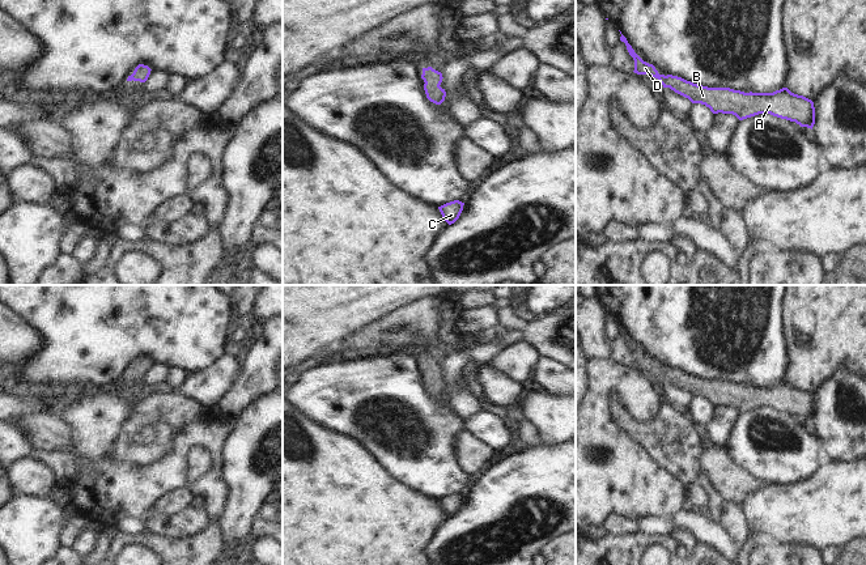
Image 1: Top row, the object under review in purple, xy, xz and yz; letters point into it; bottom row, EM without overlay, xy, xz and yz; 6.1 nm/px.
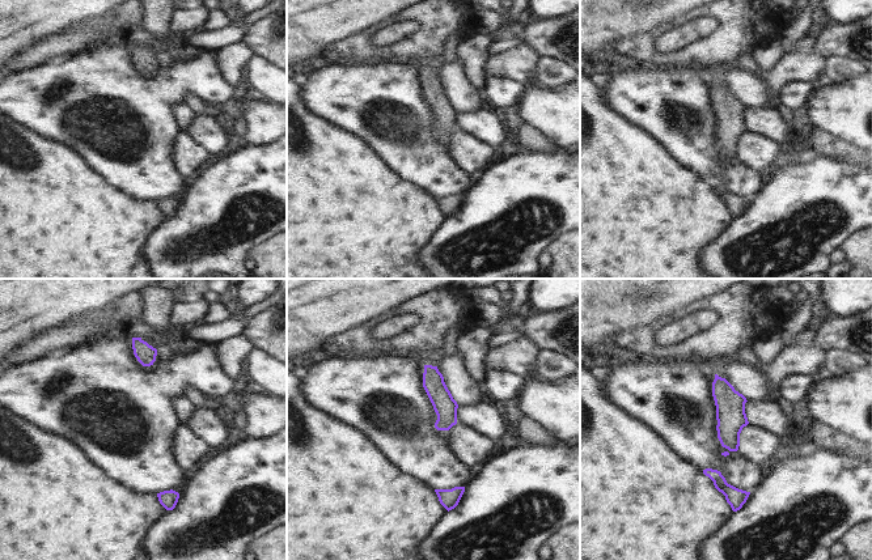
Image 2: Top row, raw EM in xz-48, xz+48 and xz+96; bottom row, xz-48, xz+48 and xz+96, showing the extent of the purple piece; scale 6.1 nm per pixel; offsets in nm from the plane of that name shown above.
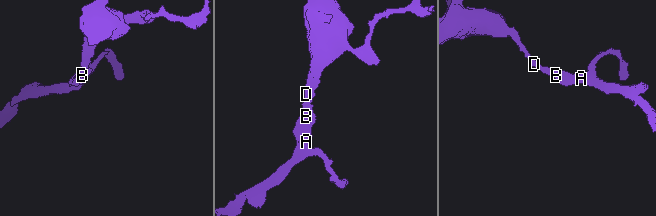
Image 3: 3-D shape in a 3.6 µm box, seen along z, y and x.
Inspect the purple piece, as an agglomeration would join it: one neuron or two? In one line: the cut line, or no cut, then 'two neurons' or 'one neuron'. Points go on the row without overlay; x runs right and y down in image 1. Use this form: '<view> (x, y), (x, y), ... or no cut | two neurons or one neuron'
no cut | one neuron

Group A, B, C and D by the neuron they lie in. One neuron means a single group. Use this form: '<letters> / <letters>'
A B C D

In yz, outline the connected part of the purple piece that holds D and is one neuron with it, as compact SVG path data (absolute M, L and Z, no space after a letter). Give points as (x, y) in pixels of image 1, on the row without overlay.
M623 327L620 334L625 336L629 348L634 353L634 366L658 371L663 381L670 381L692 396L705 398L713 407L733 407L739 413L759 407L771 407L811 422L815 417L814 395L803 388L791 386L788 381L773 386L744 386L730 381L697 378L672 368L659 368L653 357L644 354L634 345Z

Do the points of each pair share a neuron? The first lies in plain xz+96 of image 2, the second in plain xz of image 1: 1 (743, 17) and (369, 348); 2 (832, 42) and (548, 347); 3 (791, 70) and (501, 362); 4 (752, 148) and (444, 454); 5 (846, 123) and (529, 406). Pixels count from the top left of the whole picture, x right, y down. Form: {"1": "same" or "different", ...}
{"1": "same", "2": "same", "3": "same", "4": "different", "5": "same"}

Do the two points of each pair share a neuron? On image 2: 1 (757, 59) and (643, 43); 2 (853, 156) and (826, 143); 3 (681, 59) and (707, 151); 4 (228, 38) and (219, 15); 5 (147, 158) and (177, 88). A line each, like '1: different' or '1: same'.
1: different
2: same
3: different
4: different
5: same

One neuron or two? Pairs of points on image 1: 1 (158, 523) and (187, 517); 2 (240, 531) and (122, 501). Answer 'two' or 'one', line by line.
1: one
2: two

